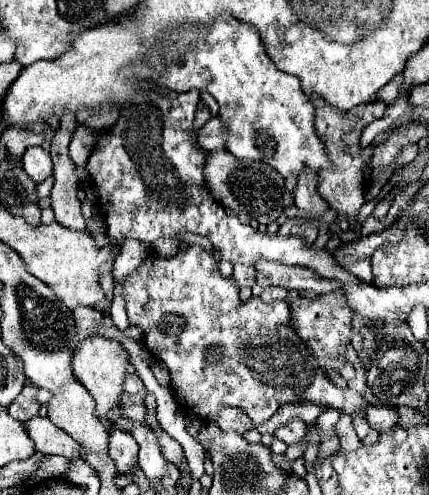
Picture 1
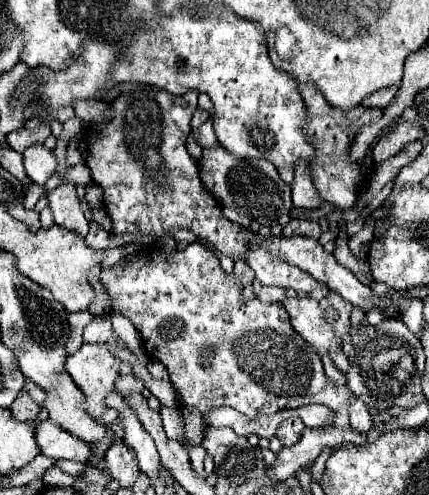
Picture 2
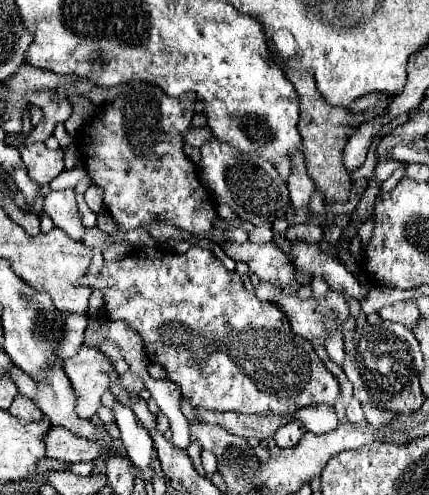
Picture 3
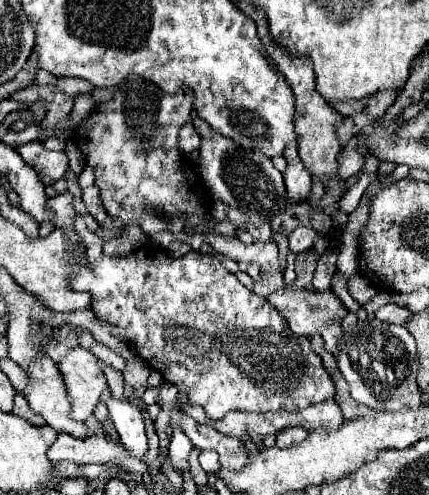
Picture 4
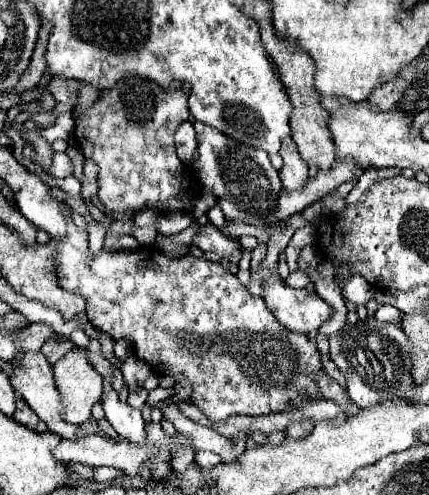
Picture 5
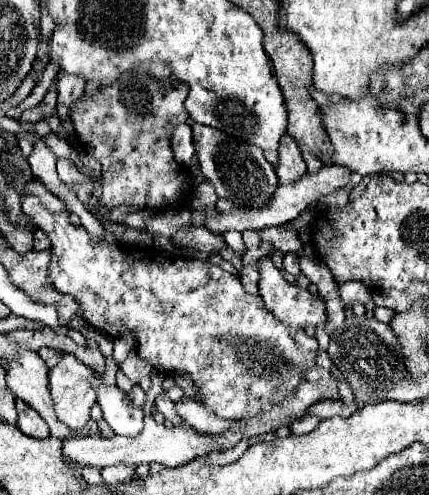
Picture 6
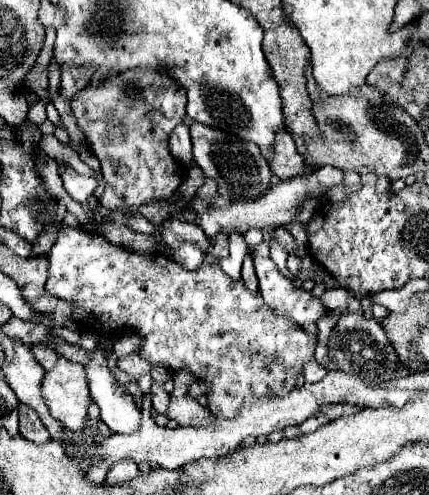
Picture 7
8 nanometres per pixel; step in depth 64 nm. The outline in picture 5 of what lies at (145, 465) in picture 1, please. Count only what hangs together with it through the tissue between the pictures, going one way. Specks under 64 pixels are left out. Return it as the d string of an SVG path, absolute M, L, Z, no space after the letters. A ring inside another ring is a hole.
M106 392L100 404L106 412L106 420L122 438L126 438L128 442L144 440L144 420L140 410L132 408L126 402L120 402L118 392Z

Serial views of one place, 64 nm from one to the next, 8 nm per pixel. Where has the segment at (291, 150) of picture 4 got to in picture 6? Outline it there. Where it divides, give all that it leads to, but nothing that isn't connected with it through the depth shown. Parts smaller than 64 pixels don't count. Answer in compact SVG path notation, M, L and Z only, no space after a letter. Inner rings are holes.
M288 134L280 138L278 146L278 164L274 166L274 172L282 184L290 184L292 180L298 180L298 176L306 174L306 162L302 160L300 148L296 140Z

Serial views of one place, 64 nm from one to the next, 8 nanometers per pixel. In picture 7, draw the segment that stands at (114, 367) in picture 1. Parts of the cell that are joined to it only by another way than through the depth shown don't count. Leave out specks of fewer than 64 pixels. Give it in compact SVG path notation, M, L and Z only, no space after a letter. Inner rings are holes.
M60 356L56 366L42 378L42 396L50 414L60 420L64 428L82 430L88 404L92 402L82 364L74 364Z

